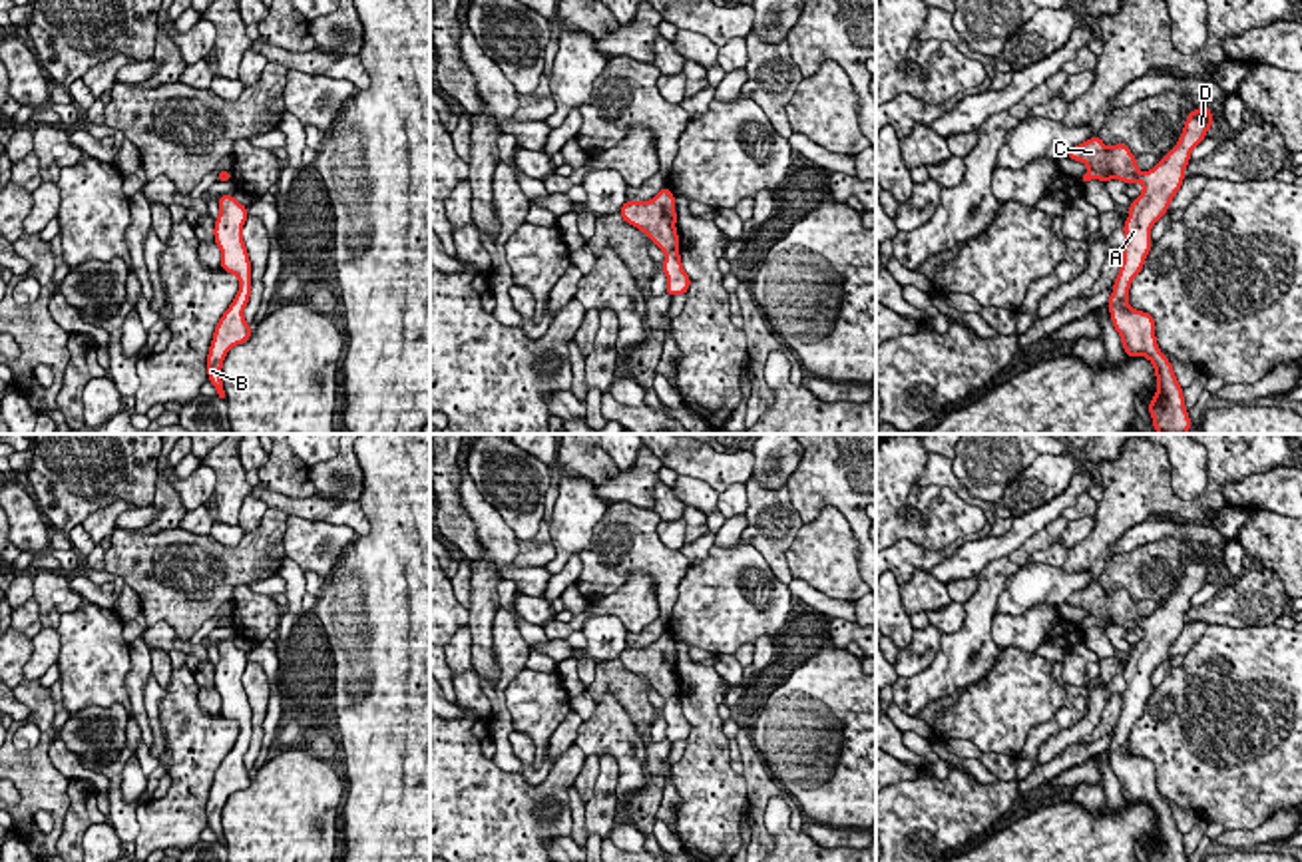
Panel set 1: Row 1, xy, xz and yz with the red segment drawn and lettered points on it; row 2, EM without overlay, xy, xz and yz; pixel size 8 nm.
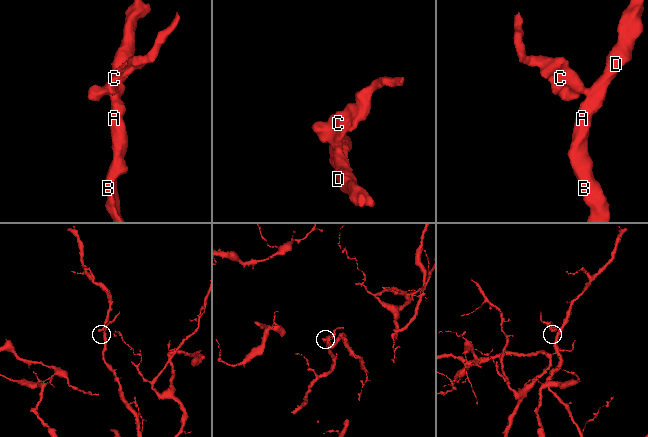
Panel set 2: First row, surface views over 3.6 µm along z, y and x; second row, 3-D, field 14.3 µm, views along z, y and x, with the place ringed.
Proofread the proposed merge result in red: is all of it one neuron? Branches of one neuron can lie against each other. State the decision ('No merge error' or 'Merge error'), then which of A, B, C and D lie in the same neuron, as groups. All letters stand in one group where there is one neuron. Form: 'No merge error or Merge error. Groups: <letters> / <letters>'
No merge error. Groups: A B C D

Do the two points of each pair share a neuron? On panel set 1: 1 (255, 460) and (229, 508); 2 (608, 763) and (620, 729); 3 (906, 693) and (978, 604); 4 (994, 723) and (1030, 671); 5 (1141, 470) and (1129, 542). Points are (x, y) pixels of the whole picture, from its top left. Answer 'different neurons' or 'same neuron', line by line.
1: different neurons
2: different neurons
3: same neuron
4: same neuron
5: different neurons

